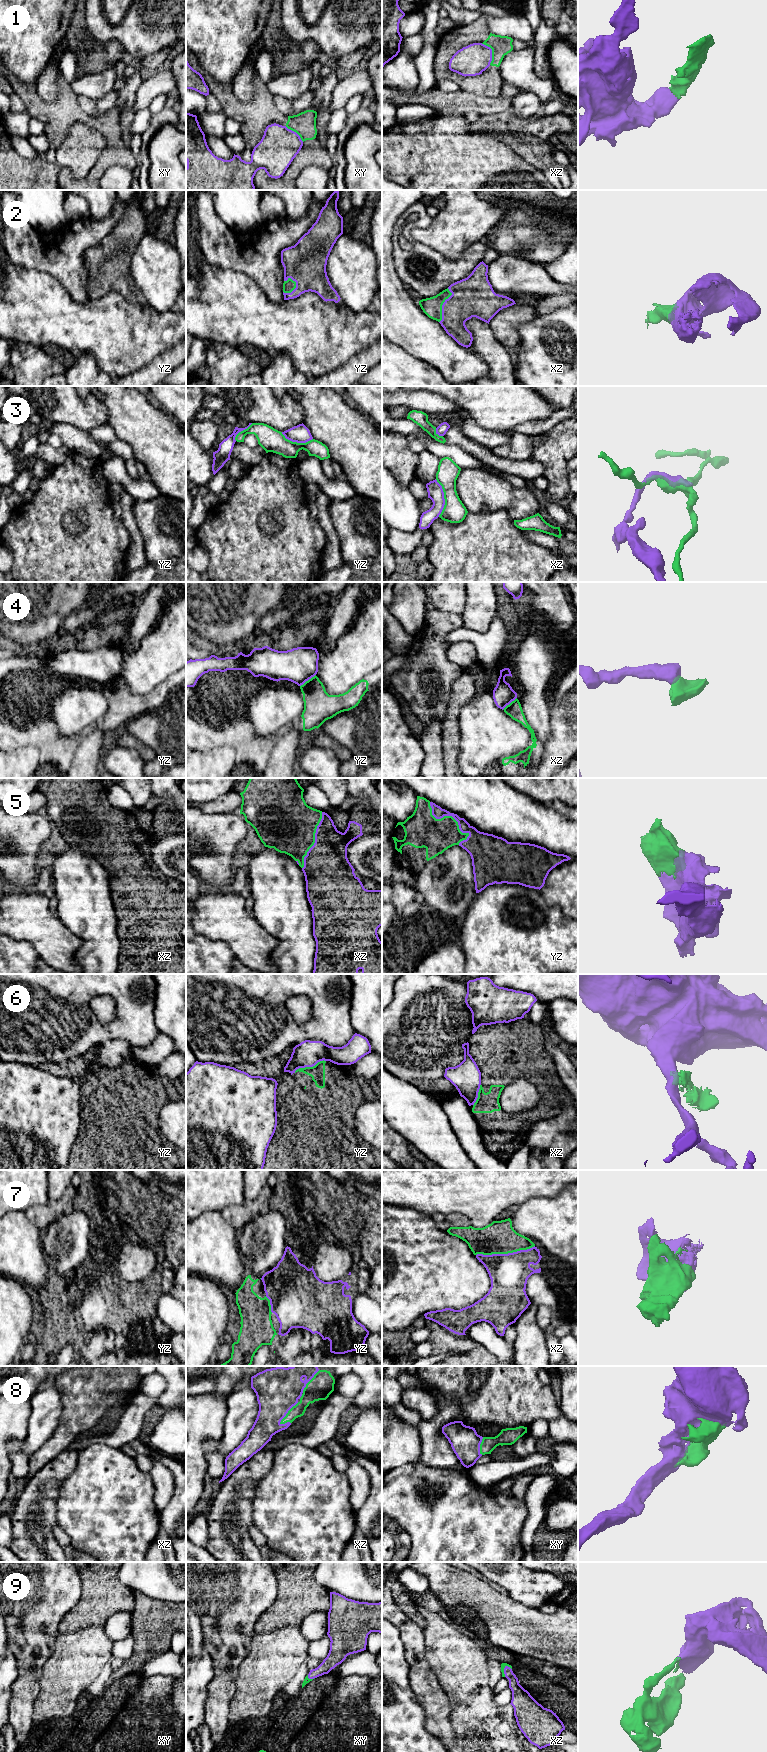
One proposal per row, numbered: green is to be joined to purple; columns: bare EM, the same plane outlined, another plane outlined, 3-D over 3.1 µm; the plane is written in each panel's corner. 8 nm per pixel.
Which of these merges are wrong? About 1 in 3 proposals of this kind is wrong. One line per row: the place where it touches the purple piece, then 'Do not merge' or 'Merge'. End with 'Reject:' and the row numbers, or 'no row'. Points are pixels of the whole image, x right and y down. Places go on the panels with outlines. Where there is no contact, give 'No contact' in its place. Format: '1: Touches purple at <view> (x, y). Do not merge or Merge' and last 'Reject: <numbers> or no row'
1: Touches purple at xz (491, 52). Do not merge
2: Touches purple at xz (442, 305). Merge
3: Touches purple at xz (443, 498). Do not merge
4: Touches purple at yz (307, 680). Do not merge
5: Touches purple at yz (449, 815). Merge
6: Touches purple at yz (309, 1066). Do not merge
7: Touches purple at xz (505, 1254). Merge
8: Touches purple at xz (287, 1412). Merge
9: Touches purple at xz (504, 1671). Merge
Reject: 1, 3, 4, 6

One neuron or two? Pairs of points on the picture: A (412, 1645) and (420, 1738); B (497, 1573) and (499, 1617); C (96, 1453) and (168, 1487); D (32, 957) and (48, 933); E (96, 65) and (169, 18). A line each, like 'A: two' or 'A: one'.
A: two
B: two
C: two
D: two
E: two

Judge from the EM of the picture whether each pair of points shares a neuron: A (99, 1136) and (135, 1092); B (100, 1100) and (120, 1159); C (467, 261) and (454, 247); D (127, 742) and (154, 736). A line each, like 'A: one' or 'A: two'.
A: one
B: one
C: two
D: two

